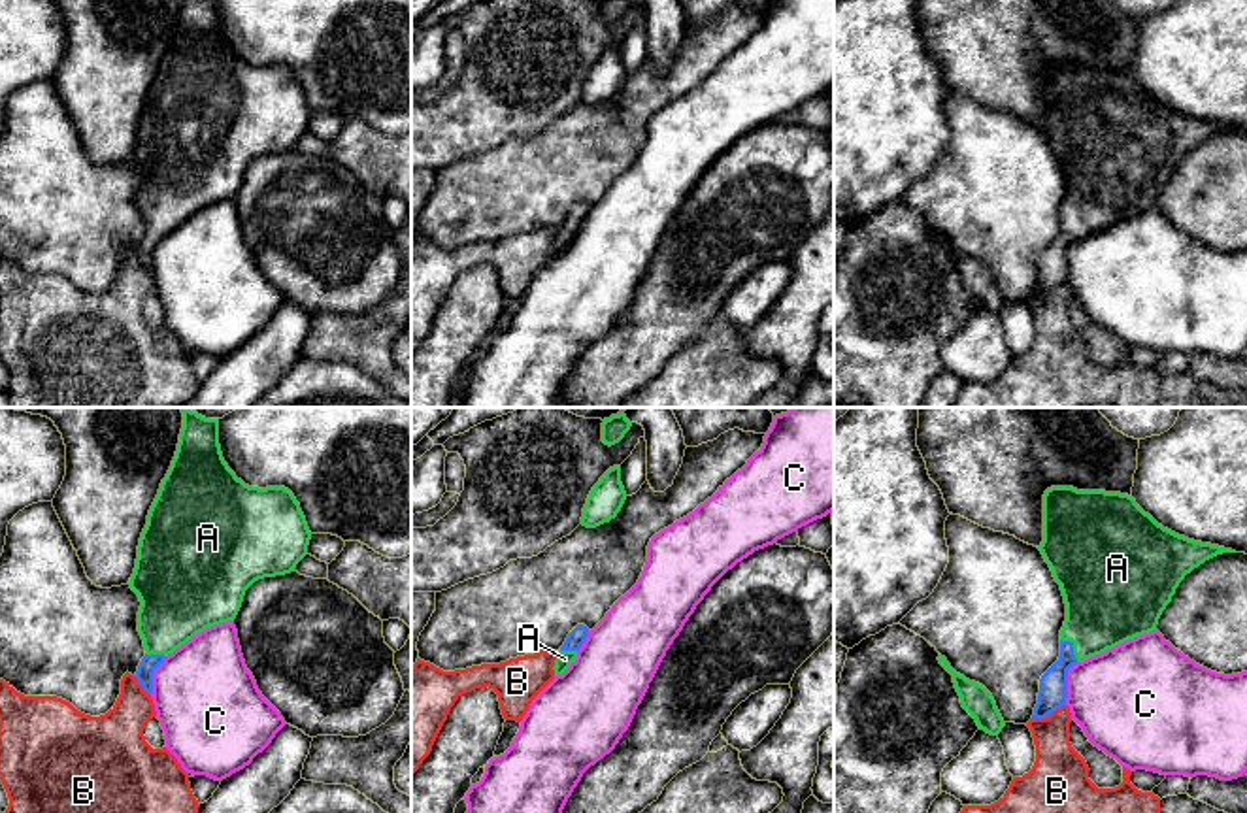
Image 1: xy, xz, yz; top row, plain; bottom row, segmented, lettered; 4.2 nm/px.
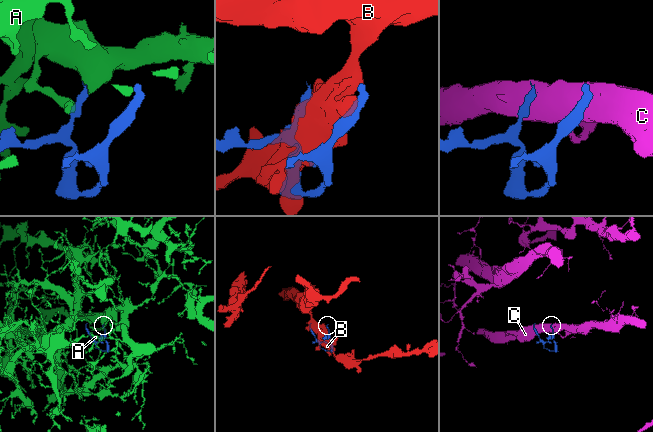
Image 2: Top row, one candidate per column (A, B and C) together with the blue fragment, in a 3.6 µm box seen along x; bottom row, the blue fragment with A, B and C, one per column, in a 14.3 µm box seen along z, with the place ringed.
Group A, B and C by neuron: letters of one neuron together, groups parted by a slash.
A / B / C

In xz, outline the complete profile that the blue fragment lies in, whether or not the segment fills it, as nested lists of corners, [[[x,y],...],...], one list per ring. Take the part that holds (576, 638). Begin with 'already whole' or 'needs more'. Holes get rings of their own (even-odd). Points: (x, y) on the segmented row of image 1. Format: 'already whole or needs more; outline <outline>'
needs more; outline [[[577,624],[566,638],[564,645],[560,647],[557,660],[555,660],[555,675],[562,675],[572,662],[577,658],[577,651],[585,643],[589,636],[589,628],[585,624]]]

